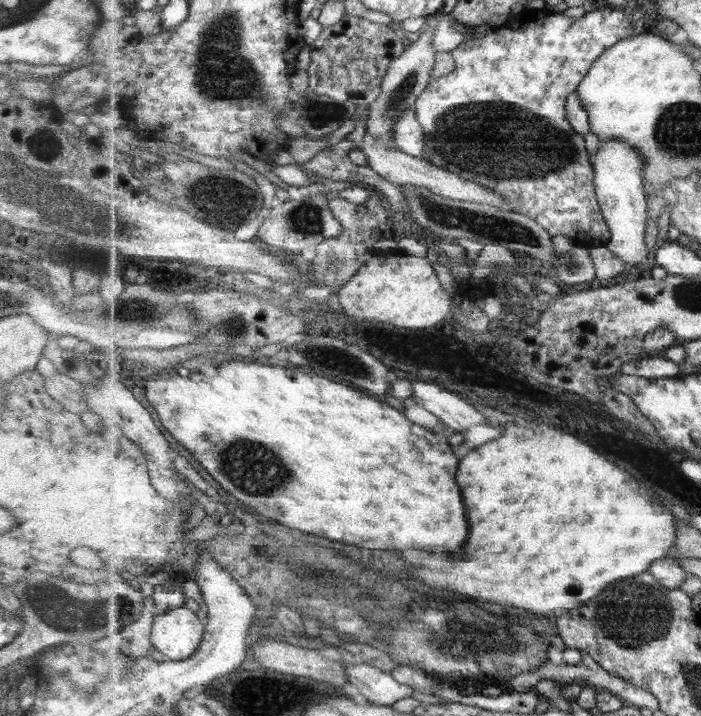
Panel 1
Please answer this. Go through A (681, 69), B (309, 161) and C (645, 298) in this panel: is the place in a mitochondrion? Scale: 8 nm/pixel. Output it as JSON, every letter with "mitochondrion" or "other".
{"A":"other","B":"other","C":"other"}

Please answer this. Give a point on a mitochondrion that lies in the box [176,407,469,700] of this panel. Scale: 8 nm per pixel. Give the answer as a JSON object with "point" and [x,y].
{"point":[259,471]}

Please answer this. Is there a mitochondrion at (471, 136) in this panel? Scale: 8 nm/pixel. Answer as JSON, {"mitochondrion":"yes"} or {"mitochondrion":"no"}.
{"mitochondrion":"yes"}

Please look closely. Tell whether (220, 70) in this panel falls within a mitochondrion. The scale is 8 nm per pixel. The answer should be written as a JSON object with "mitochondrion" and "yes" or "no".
{"mitochondrion":"yes"}

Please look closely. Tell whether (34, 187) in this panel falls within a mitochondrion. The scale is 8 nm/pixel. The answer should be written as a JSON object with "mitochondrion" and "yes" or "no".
{"mitochondrion":"yes"}

